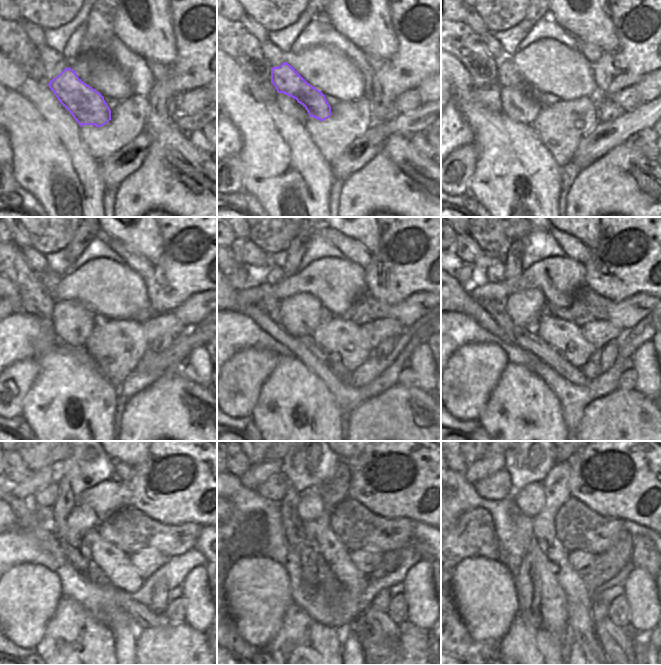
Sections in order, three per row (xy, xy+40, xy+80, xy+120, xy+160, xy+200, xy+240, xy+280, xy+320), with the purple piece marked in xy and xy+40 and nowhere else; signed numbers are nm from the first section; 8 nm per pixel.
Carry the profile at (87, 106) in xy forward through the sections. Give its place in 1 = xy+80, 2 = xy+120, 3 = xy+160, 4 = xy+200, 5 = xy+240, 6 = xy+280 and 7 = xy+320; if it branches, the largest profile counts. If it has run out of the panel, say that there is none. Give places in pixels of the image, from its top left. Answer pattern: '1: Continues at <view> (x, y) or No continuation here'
1: Continues at xy+80 (507, 74)
2: Continues at xy+120 (50, 279)
3: Continues at xy+160 (275, 275)
4: Continues at xy+200 (496, 273)
5: Continues at xy+240 (47, 497)
6: Continues at xy+280 (274, 489)
7: Continues at xy+320 (497, 486)

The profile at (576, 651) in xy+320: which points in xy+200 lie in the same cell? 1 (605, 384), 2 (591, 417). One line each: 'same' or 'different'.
1: same
2: different

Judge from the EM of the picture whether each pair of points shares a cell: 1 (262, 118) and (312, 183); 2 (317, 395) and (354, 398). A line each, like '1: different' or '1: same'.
1: same
2: different

